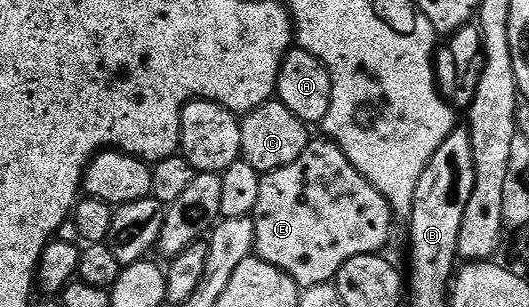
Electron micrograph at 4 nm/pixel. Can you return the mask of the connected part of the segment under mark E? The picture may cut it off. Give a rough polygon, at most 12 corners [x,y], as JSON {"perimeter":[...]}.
{"perimeter":[[336,142],[261,177],[255,257],[301,288],[380,254],[388,198]]}

